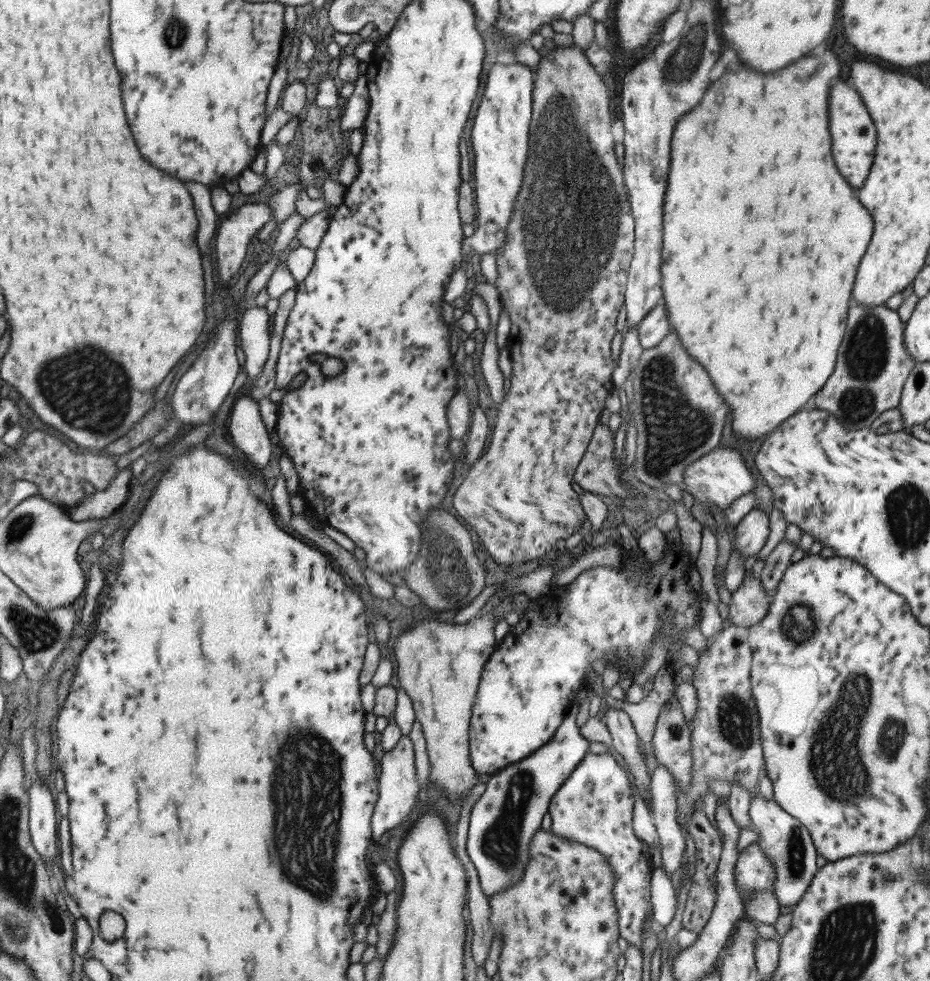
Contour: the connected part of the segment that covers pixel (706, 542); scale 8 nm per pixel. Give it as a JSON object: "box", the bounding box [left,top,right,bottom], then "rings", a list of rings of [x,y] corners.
{"box":[692,525,718,607],"rings":[[[703,525],[700,530],[700,549],[692,567],[700,576],[700,592],[705,594],[709,601],[717,607],[718,594],[714,582],[713,566],[717,556],[715,536],[711,533],[709,526]]]}

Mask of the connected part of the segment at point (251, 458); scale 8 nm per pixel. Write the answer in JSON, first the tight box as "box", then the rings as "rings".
{"box":[224,395,271,468],"rings":[[[249,395],[234,400],[224,431],[251,468],[263,468],[271,456],[268,432],[259,414],[258,402]]]}

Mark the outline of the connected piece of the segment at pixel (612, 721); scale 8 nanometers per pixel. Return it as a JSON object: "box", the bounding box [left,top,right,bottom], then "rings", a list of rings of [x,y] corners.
{"box":[603,708,650,806],"rings":[[[605,708],[605,722],[603,724],[609,731],[612,746],[629,765],[634,776],[634,787],[647,806],[646,798],[649,797],[650,777],[646,773],[643,758],[639,755],[636,732],[627,714],[617,708]]]}

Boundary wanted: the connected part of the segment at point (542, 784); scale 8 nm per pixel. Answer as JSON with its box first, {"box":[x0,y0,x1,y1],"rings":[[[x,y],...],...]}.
{"box":[465,702,589,898],"rings":[[[572,702],[567,708],[561,725],[545,744],[542,744],[529,756],[508,764],[500,771],[491,774],[487,784],[485,784],[485,792],[479,796],[479,799],[471,807],[465,848],[469,860],[473,862],[475,867],[478,886],[486,898],[496,892],[503,892],[523,876],[524,868],[530,857],[528,853],[529,842],[535,831],[540,828],[543,814],[548,812],[551,796],[555,795],[569,773],[588,752],[589,741],[581,736],[578,728],[574,725],[574,716],[577,715],[578,709],[577,703]]]}

